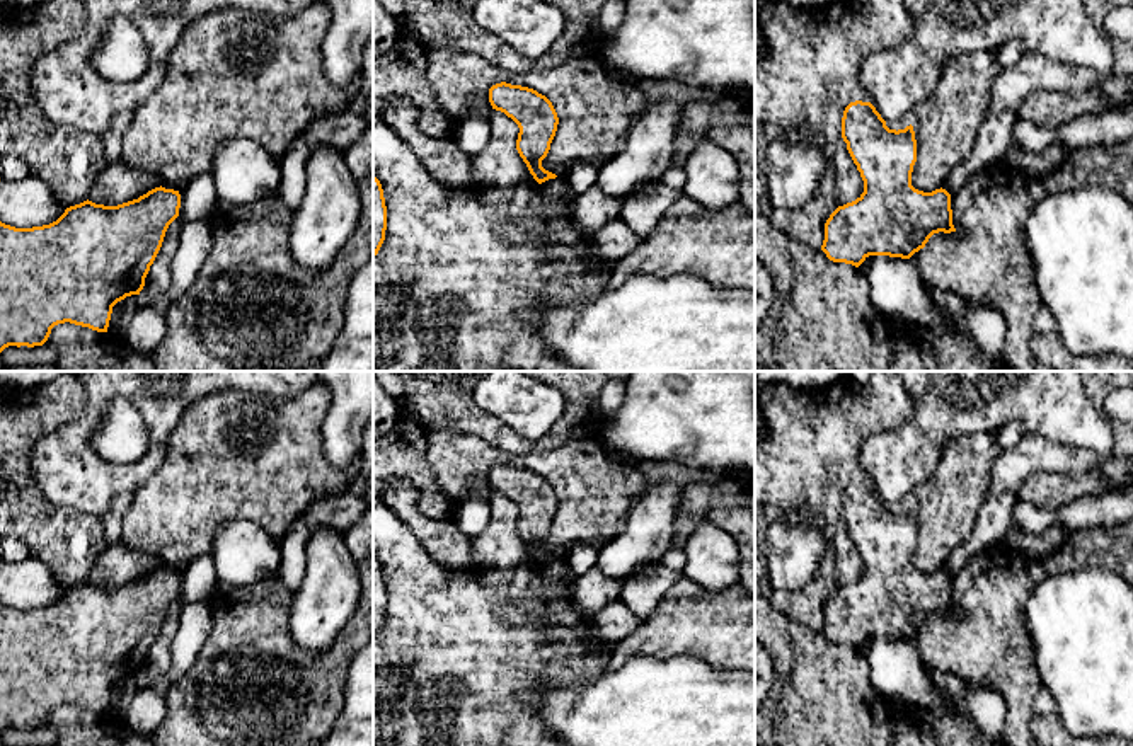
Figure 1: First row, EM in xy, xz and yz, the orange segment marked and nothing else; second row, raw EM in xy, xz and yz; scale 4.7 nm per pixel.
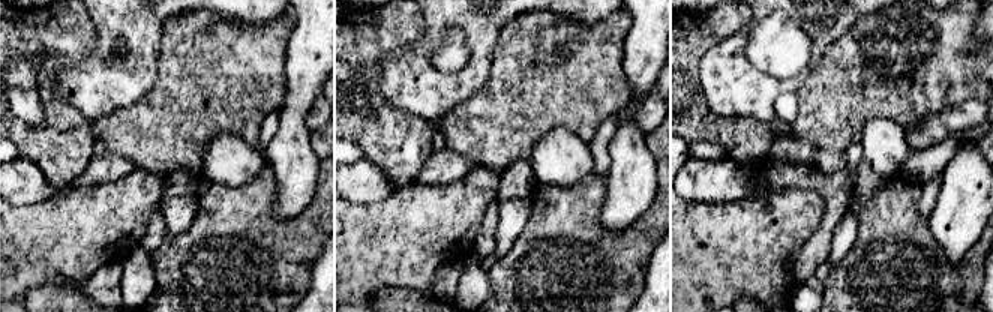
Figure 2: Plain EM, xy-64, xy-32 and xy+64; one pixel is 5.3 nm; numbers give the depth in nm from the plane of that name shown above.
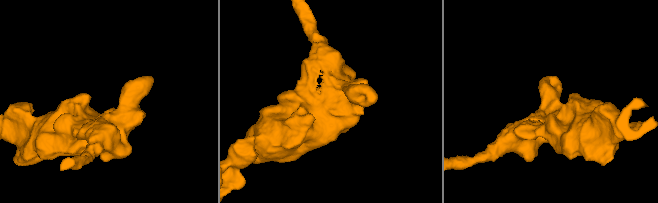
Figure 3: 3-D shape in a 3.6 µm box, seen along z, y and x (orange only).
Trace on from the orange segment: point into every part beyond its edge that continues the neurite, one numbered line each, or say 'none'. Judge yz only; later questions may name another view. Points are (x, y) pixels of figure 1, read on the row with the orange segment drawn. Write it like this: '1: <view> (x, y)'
none

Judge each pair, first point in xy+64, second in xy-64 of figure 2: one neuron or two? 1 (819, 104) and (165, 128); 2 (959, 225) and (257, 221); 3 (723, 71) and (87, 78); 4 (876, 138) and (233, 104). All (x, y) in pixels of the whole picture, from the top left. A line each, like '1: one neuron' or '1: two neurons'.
1: one neuron
2: two neurons
3: one neuron
4: two neurons

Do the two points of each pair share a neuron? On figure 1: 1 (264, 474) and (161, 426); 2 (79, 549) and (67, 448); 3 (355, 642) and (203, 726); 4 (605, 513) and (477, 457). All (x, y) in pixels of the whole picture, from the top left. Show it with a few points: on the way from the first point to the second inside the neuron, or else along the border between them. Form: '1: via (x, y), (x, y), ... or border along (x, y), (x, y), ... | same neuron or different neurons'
1: border along (196, 401), (172, 431), (157, 469) | different neurons
2: border along (38, 489), (57, 506), (72, 506), (99, 516) | different neurons
3: via (317, 678), (300, 695), (268, 709), (241, 709) | same neuron
4: via (573, 481), (554, 464), (510, 459) | same neuron

